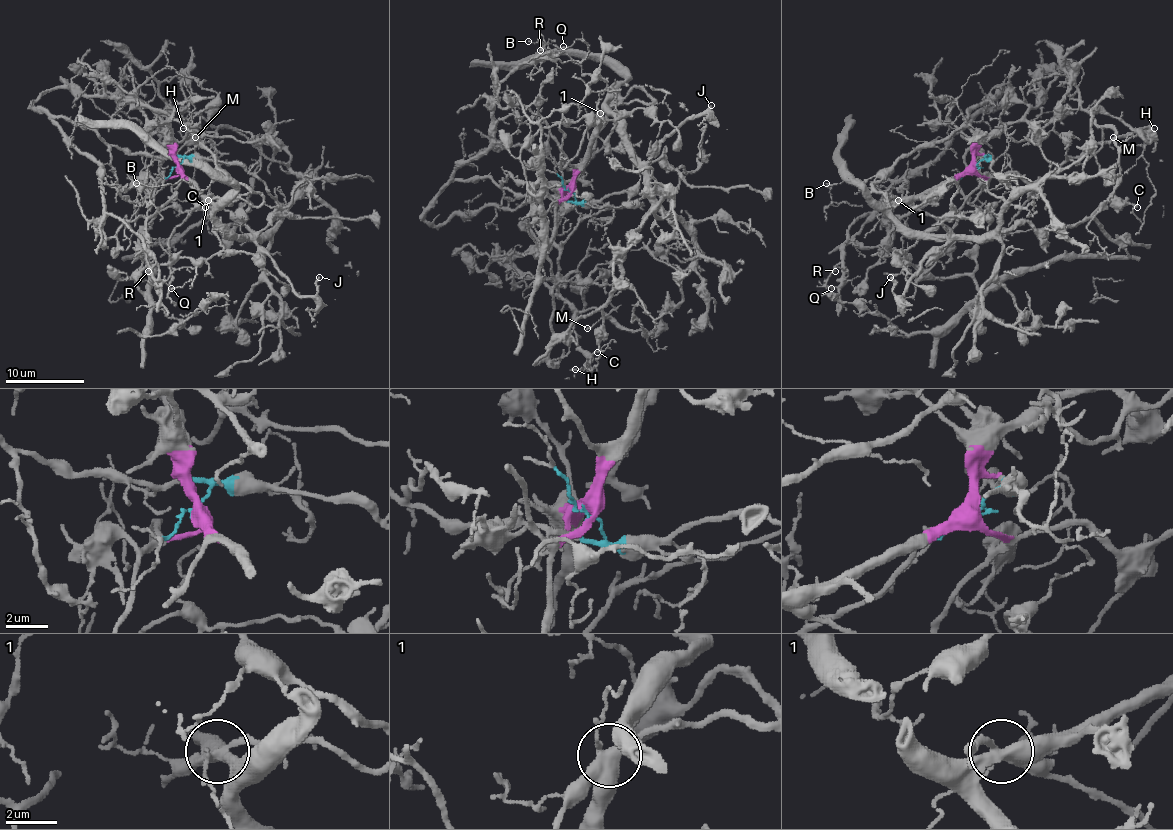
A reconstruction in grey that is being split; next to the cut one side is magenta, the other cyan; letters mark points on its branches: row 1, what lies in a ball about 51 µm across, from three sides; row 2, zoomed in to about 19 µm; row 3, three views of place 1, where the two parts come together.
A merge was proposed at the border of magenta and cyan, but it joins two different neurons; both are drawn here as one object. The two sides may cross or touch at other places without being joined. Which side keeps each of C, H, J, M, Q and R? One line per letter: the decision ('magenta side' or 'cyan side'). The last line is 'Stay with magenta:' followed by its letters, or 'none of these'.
C: magenta side
H: magenta side
J: magenta side
M: magenta side
Q: cyan side
R: cyan side
Stay with magenta: C, H, J, M

